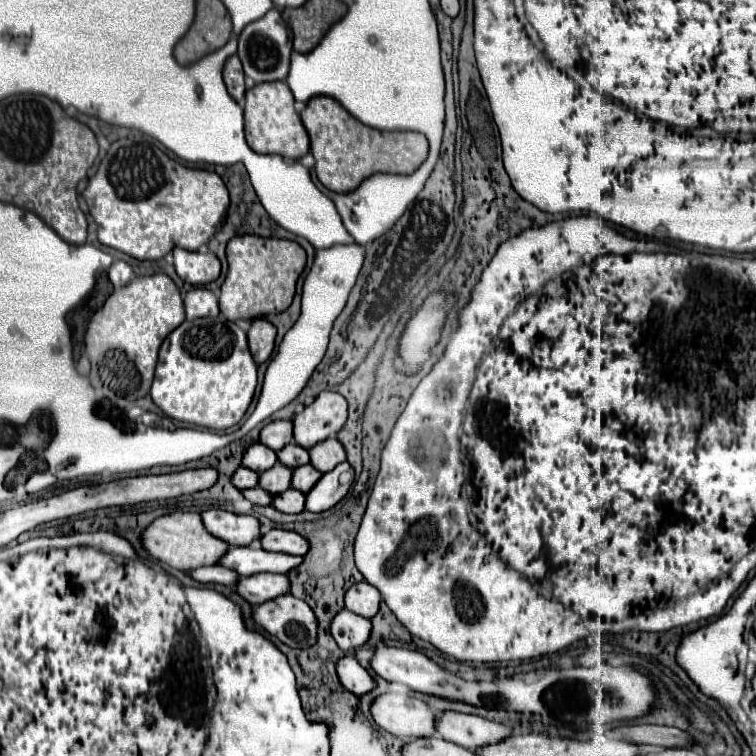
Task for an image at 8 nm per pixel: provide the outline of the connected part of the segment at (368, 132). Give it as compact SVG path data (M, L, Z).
M313 97L301 111L303 125L311 139L317 179L335 193L355 189L365 177L375 173L413 173L427 157L425 135L413 131L379 131L353 119L339 101L331 97Z

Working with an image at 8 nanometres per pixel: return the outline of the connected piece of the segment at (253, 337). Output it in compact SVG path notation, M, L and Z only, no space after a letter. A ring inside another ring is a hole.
M255 319L251 323L247 341L249 341L249 349L255 363L263 363L271 357L275 347L275 335L277 335L277 329L267 319Z

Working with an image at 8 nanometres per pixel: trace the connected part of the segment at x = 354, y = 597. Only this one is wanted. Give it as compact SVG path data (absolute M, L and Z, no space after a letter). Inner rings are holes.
M367 581L353 583L345 593L345 607L367 619L379 611L379 603L381 603L379 591Z

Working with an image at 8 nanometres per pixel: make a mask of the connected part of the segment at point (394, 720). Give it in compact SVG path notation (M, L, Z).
M385 693L373 699L371 715L381 729L405 741L415 737L431 737L435 733L435 711L409 695Z

